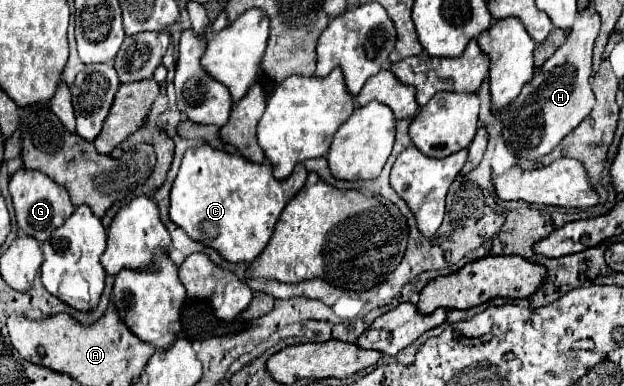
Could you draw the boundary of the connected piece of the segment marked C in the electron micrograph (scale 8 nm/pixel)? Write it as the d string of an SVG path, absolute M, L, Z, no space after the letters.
M203 144L199 148L187 150L183 156L179 174L171 188L169 216L177 226L181 226L189 234L189 238L215 248L227 262L251 264L267 246L273 234L273 226L281 216L281 210L305 186L305 180L307 170L303 164L297 164L297 170L287 180L275 180L269 164L251 164L245 162L245 158L241 158L239 154L227 154L223 150L215 150Z

